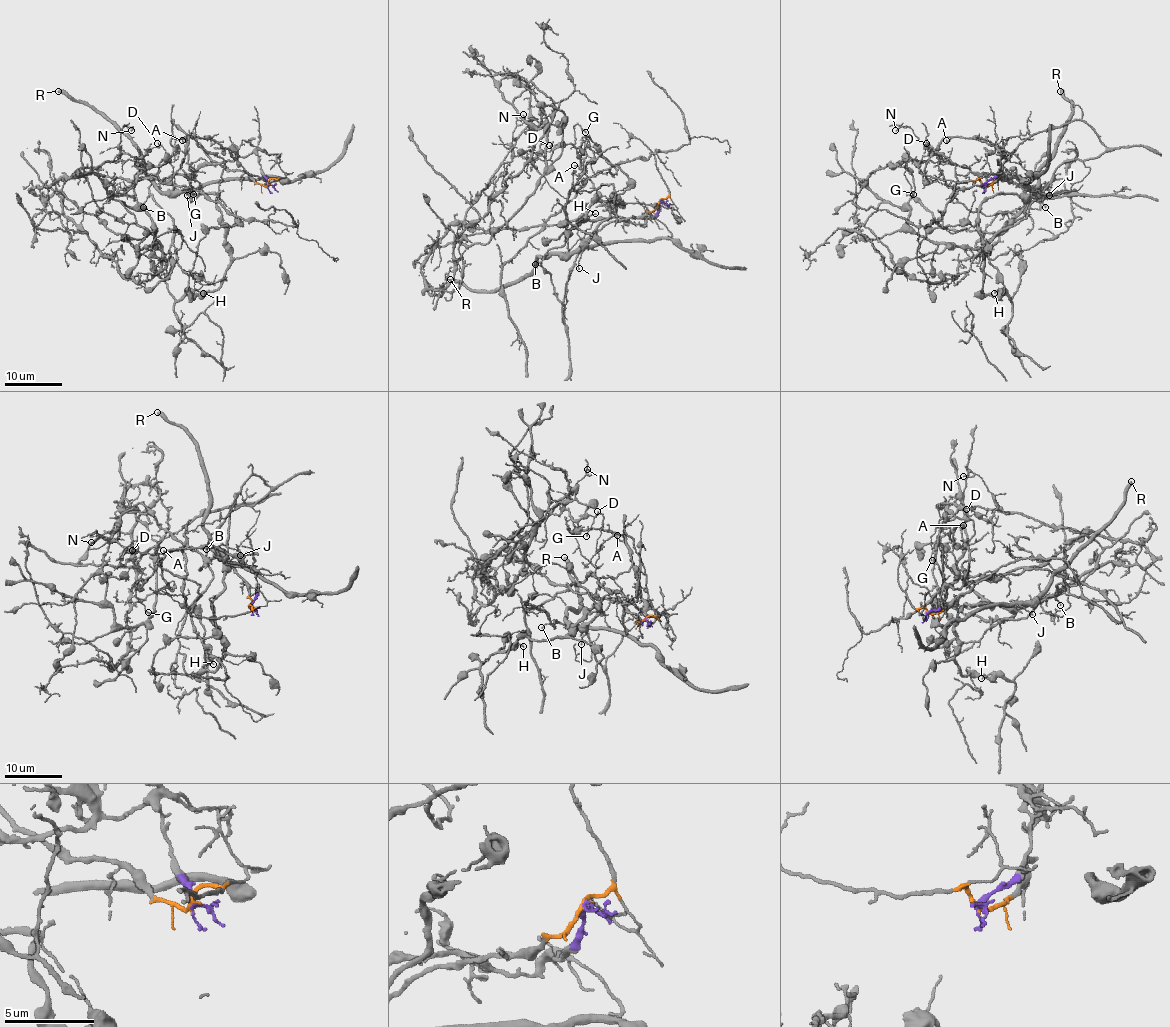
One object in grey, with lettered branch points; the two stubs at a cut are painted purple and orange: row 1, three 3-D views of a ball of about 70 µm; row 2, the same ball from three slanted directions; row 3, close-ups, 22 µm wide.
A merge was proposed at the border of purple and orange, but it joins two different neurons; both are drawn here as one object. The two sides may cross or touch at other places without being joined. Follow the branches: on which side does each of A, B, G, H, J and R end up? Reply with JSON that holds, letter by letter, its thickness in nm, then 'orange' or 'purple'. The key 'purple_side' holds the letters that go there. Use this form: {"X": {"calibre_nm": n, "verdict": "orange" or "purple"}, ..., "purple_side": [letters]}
{"A": {"calibre_nm": 120, "verdict": "purple"}, "B": {"calibre_nm": 90, "verdict": "orange"}, "G": {"calibre_nm": 110, "verdict": "purple"}, "H": {"calibre_nm": 140, "verdict": "orange"}, "J": {"calibre_nm": 90, "verdict": "orange"}, "R": {"calibre_nm": 440, "verdict": "orange"}, "purple_side": ["A", "G"]}

